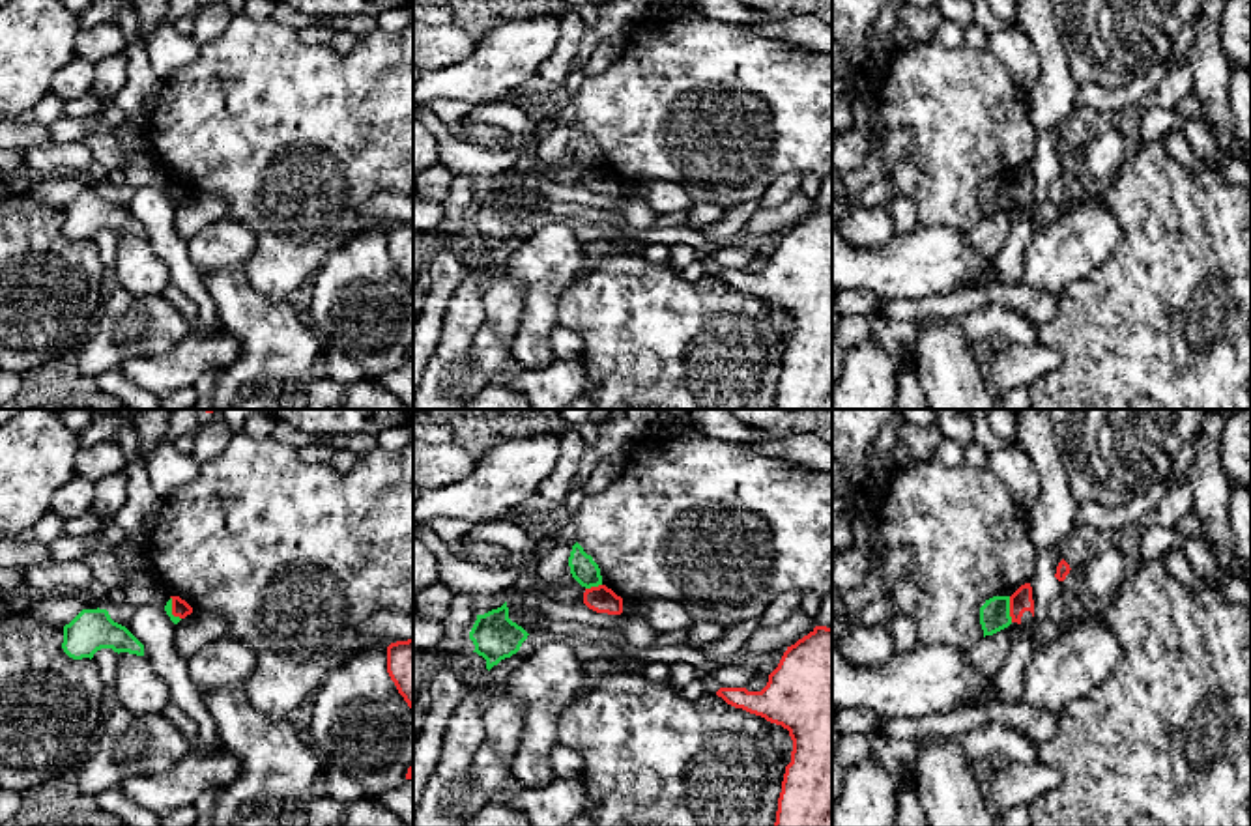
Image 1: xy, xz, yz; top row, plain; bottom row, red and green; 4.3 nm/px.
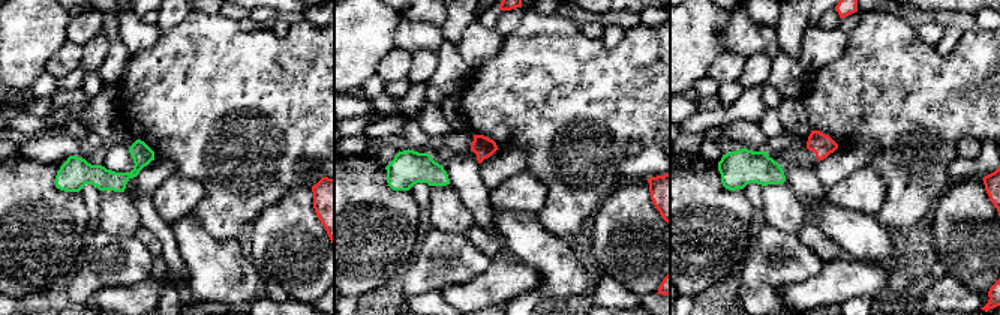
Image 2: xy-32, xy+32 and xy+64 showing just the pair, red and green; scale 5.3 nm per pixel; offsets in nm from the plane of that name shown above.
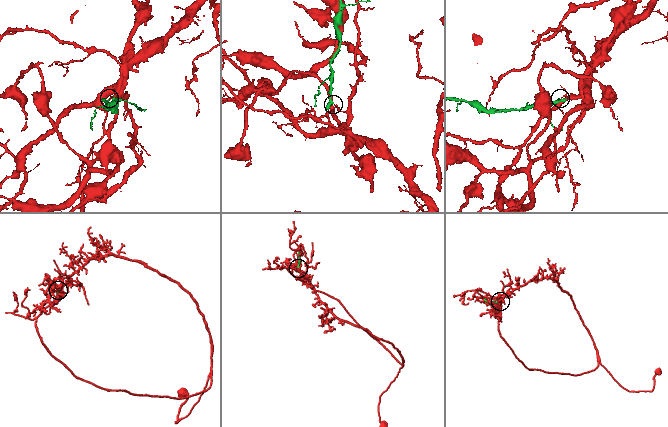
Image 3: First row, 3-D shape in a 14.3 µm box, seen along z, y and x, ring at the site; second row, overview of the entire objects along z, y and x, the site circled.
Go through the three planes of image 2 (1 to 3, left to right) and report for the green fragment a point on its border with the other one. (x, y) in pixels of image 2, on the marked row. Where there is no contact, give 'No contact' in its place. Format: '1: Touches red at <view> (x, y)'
1: No contact
2: No contact
3: No contact

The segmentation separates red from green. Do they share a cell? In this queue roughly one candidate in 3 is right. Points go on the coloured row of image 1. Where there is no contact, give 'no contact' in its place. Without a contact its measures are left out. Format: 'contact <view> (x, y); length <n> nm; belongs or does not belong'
contact yz (1010, 610); length 110 nm; does not belong

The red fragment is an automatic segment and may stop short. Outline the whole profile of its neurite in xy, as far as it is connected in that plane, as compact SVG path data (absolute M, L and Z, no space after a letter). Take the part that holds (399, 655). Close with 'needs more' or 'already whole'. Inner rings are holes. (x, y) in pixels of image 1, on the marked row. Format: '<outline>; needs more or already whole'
M413 639L387 647L387 673L413 712Z; already whole

